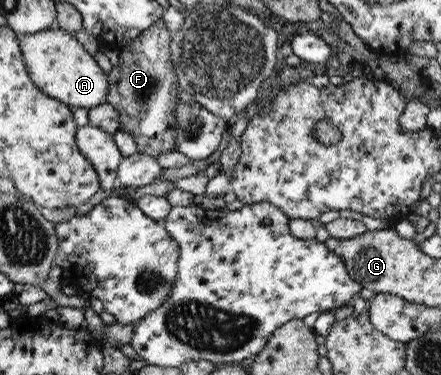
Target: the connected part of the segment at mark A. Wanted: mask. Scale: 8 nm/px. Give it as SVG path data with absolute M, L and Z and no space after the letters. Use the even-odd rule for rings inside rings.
M58 26L32 34L17 33L16 43L20 47L28 78L32 84L50 98L55 98L70 108L86 108L106 103L107 76L96 65L92 56L82 49L73 33Z

